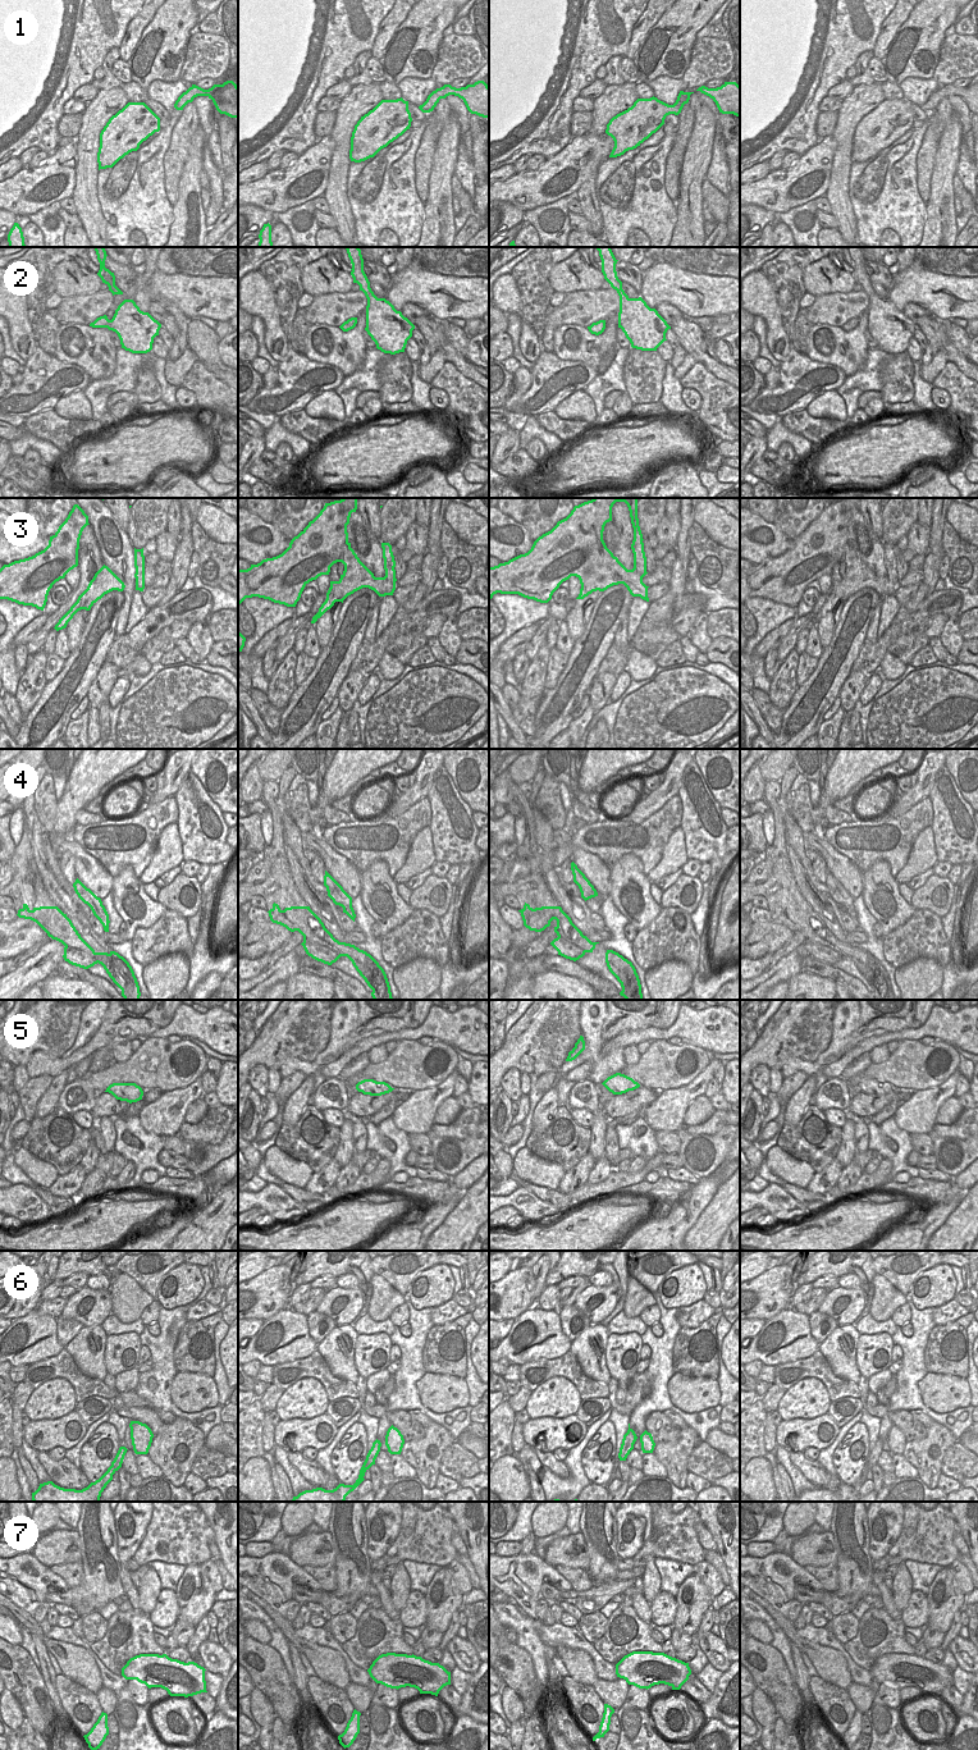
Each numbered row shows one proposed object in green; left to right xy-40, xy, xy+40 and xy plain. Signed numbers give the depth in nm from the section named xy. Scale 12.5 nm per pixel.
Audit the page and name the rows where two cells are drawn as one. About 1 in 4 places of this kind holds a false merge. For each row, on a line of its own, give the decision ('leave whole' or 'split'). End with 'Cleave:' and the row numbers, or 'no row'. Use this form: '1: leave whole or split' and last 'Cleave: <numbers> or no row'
1: leave whole
2: leave whole
3: leave whole
4: split
5: leave whole
6: leave whole
7: leave whole
Cleave: 4

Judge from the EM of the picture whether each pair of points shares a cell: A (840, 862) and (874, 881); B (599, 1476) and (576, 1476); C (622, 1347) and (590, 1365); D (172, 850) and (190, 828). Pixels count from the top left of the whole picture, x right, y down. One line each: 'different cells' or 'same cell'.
A: different cells
B: different cells
C: different cells
D: different cells

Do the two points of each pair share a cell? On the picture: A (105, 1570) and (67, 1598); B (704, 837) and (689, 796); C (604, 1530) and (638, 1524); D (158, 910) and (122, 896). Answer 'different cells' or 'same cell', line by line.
A: same cell
B: same cell
C: different cells
D: same cell

